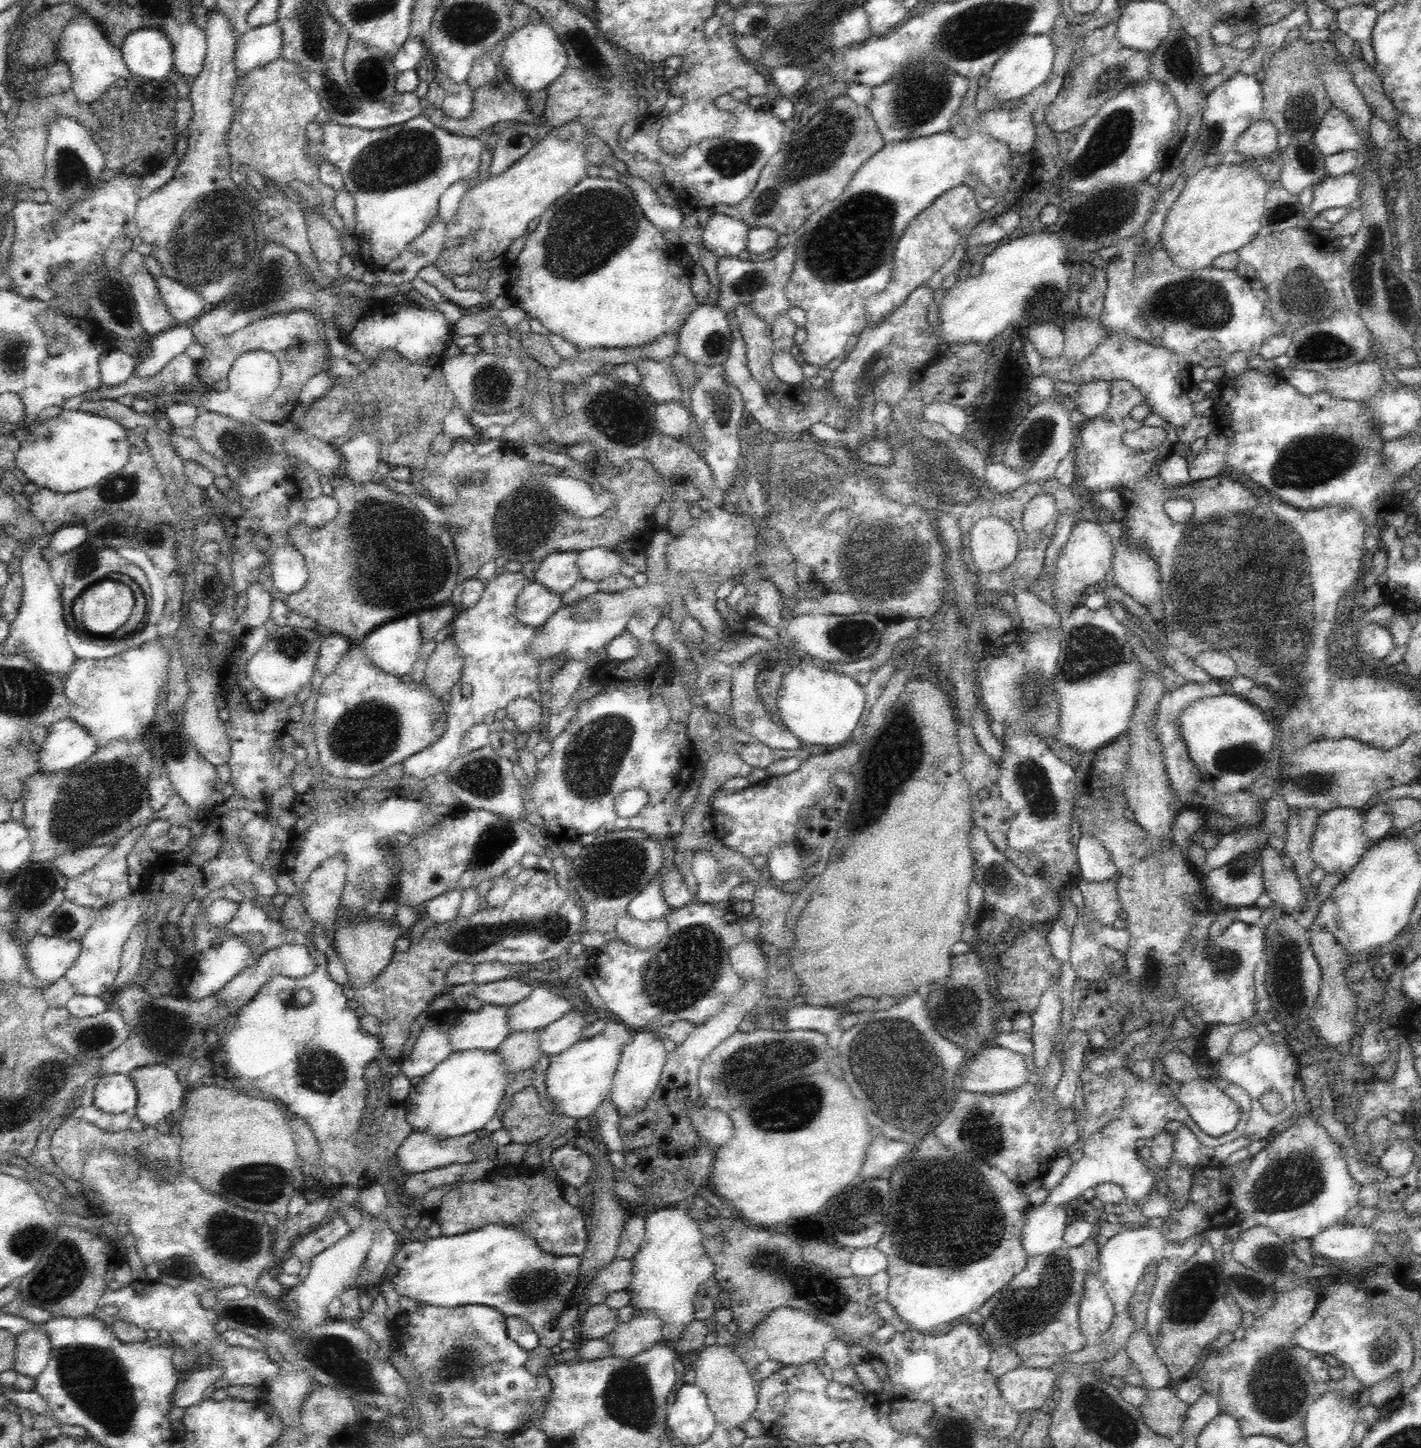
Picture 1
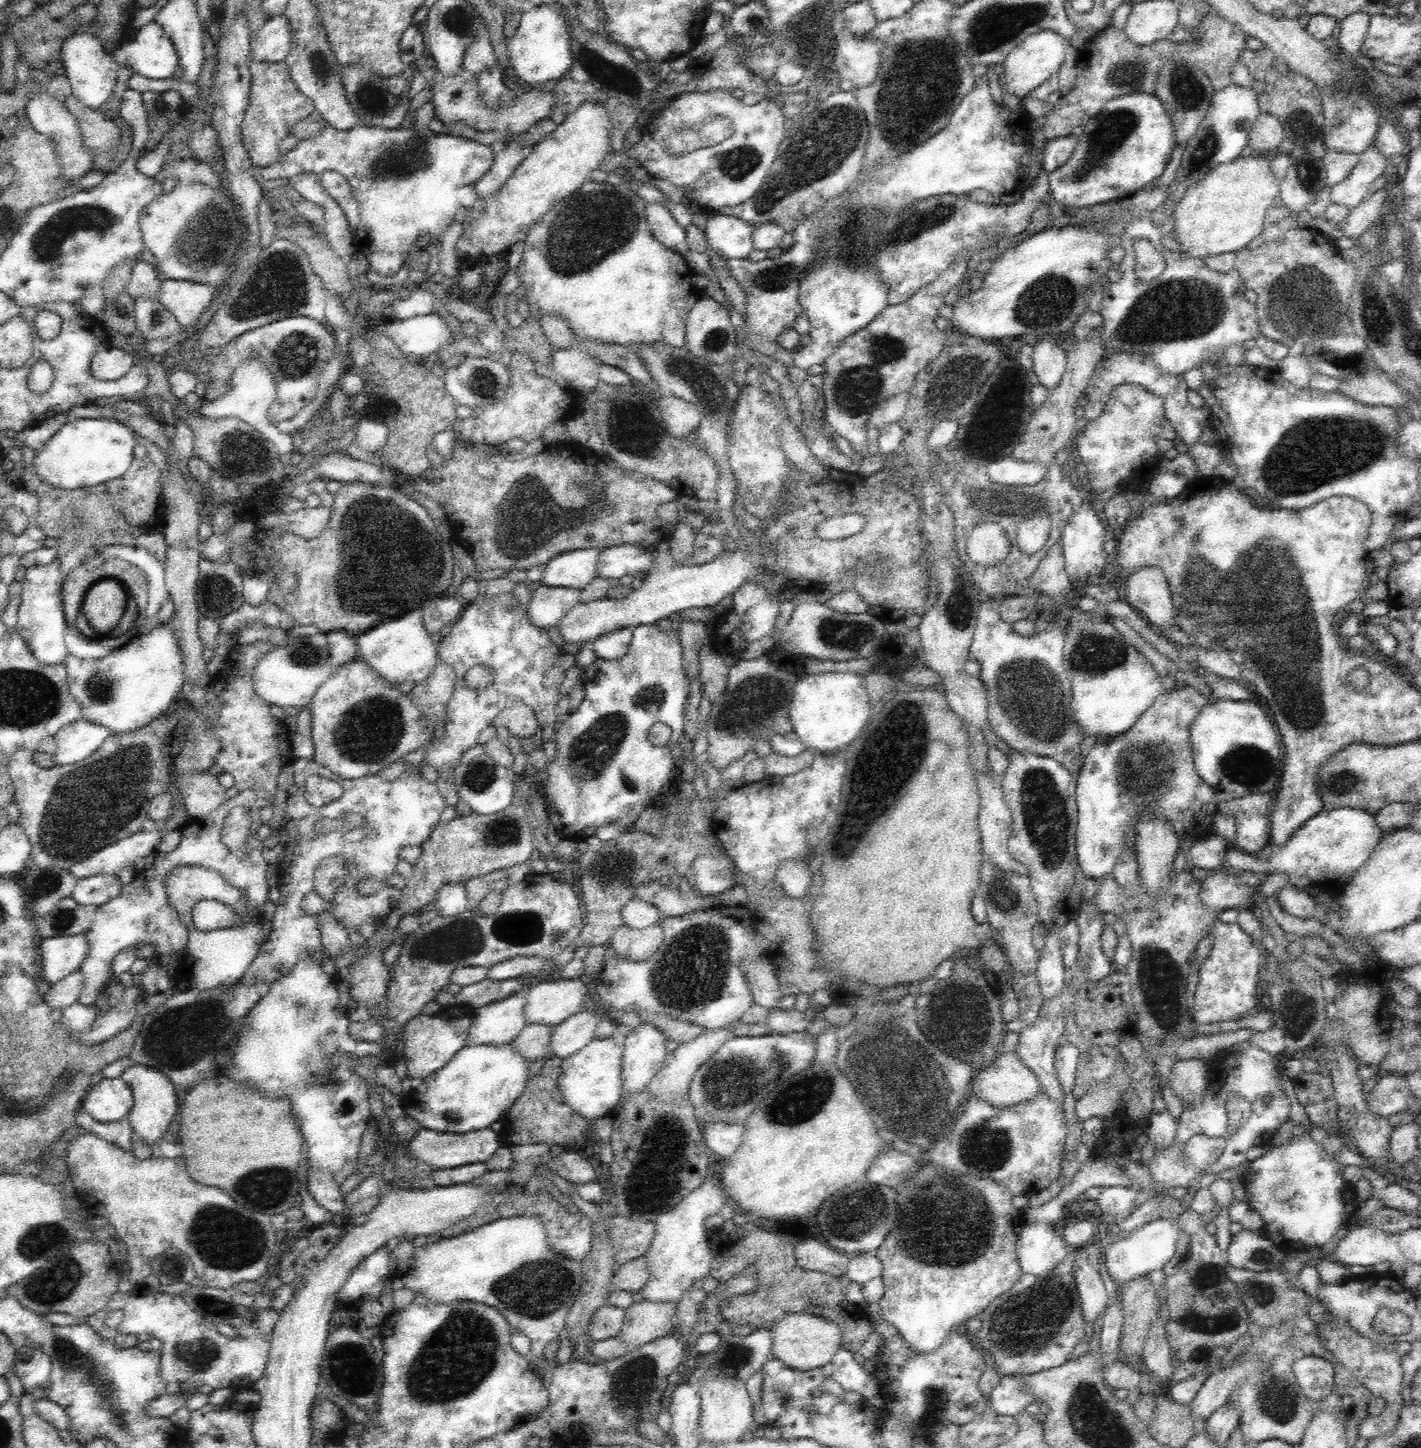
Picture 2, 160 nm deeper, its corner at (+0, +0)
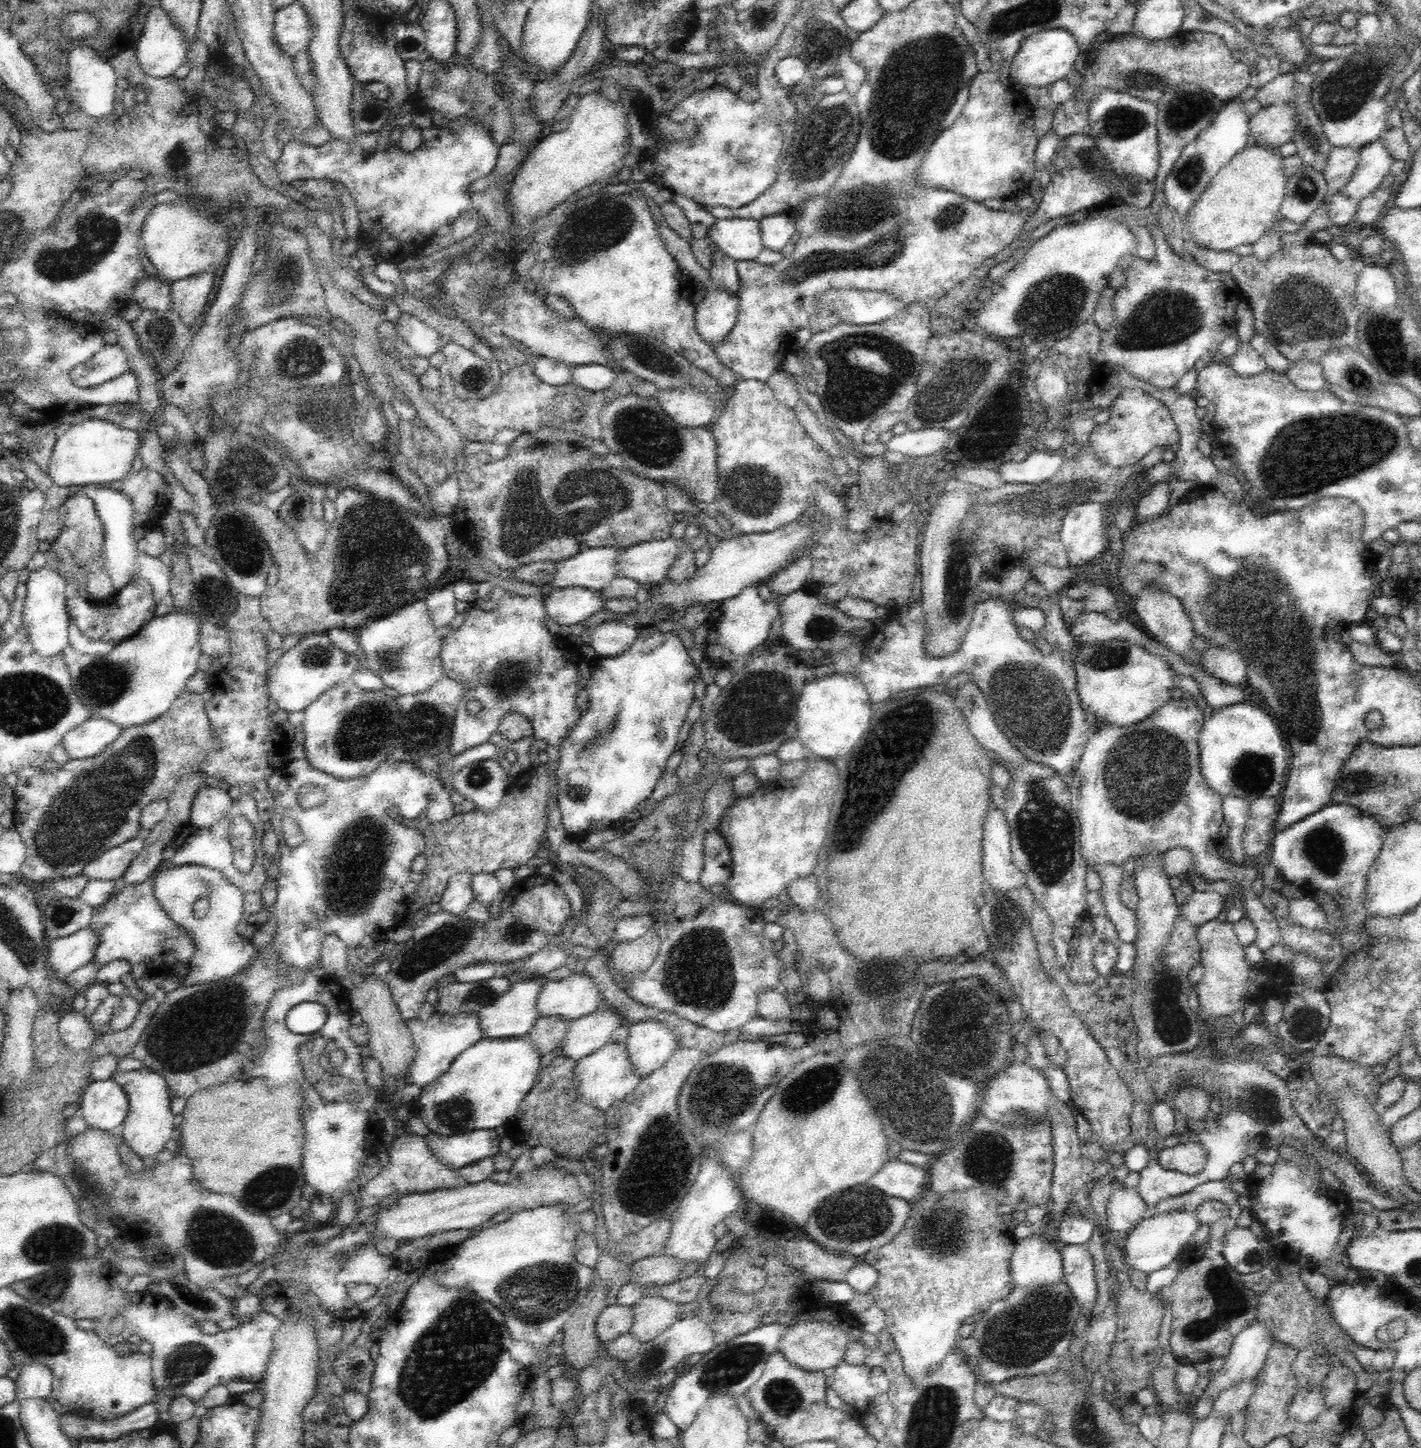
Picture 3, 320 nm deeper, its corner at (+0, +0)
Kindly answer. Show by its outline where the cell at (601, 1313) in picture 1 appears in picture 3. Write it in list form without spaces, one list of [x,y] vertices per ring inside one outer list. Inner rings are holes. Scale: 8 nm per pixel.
[[[616,1302],[608,1305],[598,1316],[595,1324],[596,1335],[601,1344],[606,1344],[629,1332],[633,1324],[634,1311],[631,1306]]]

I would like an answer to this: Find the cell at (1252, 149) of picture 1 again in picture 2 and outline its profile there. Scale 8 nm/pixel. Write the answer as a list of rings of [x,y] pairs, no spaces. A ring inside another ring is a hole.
[[[1262,112],[1249,133],[1247,146],[1253,149],[1253,154],[1220,164],[1197,182],[1188,185],[1186,194],[1175,205],[1172,214],[1176,249],[1191,258],[1204,260],[1218,254],[1237,254],[1260,236],[1264,216],[1279,196],[1279,179],[1272,173],[1269,159],[1260,153],[1281,149],[1283,140],[1283,124],[1272,114]]]

